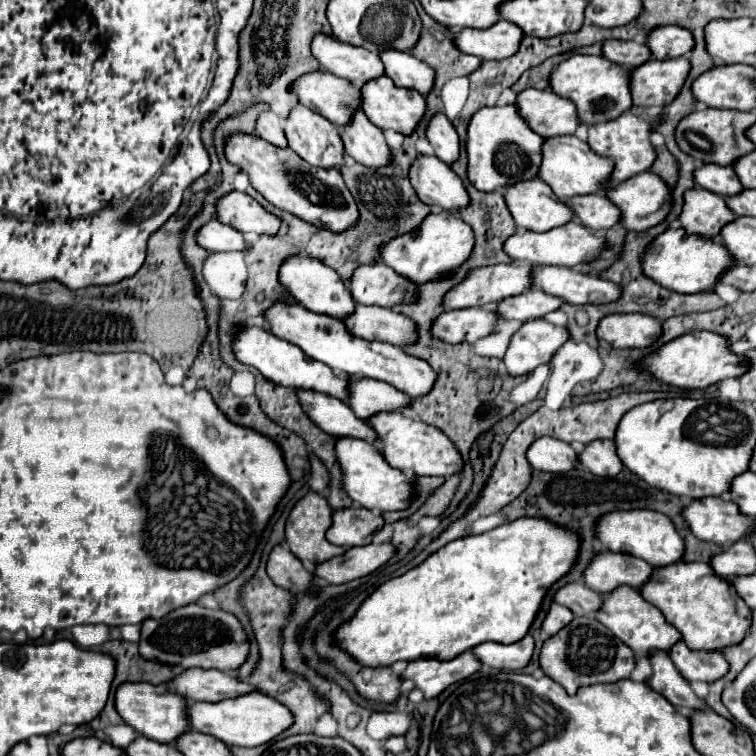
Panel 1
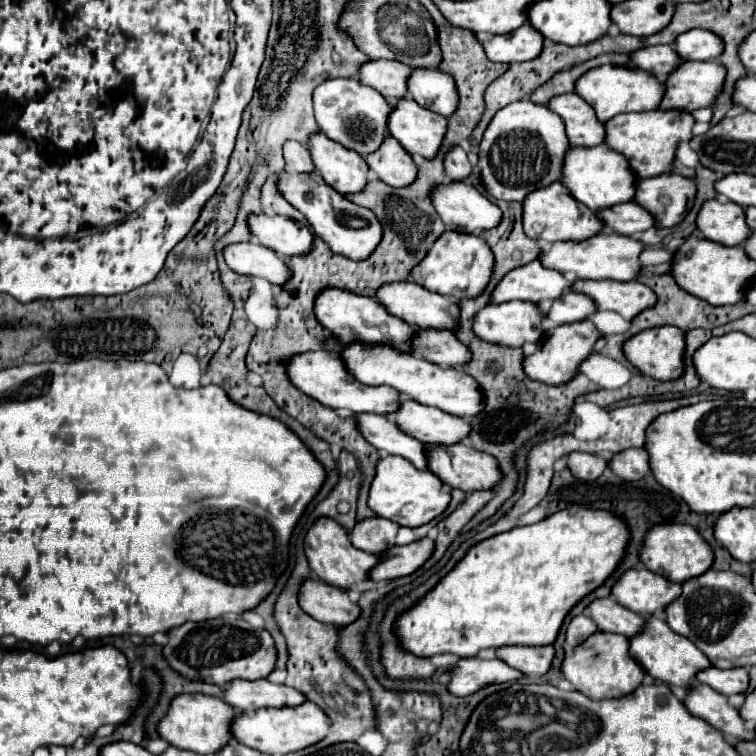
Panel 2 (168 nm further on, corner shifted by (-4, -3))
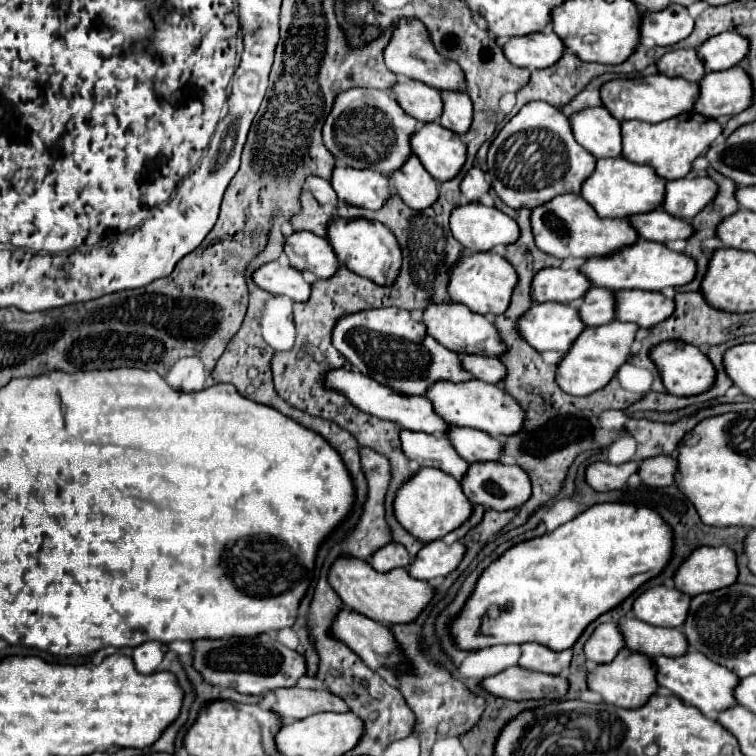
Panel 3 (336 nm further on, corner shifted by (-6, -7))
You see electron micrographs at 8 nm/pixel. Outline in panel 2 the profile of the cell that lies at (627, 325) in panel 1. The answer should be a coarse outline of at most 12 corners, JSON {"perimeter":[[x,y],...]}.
{"perimeter":[[653,327],[625,341],[627,359],[659,381],[683,375],[685,333]]}

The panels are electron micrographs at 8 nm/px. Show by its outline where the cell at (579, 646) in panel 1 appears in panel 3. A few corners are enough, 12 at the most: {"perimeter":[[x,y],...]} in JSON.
{"perimeter":[[623,647],[587,673],[605,703],[641,707],[657,691],[653,661]]}

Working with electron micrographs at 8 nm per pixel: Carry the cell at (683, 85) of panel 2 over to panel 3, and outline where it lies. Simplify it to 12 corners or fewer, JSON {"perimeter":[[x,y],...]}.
{"perimeter":[[705,73],[693,111],[711,119],[749,107],[749,75]]}

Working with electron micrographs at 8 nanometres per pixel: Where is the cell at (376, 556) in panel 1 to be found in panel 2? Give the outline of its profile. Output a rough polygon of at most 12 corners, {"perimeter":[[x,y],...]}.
{"perimeter":[[425,537],[391,547],[371,571],[373,581],[415,573],[435,551]]}

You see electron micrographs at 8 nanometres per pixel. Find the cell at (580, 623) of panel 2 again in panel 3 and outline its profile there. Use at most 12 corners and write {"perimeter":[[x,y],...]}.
{"perimeter":[[617,623],[597,625],[583,645],[585,667],[613,659],[623,647]]}

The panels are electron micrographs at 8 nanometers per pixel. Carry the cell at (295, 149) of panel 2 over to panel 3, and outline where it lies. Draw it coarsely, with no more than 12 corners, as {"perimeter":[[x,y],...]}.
{"perimeter":[[309,175],[305,185],[321,205],[337,205],[327,179]]}

